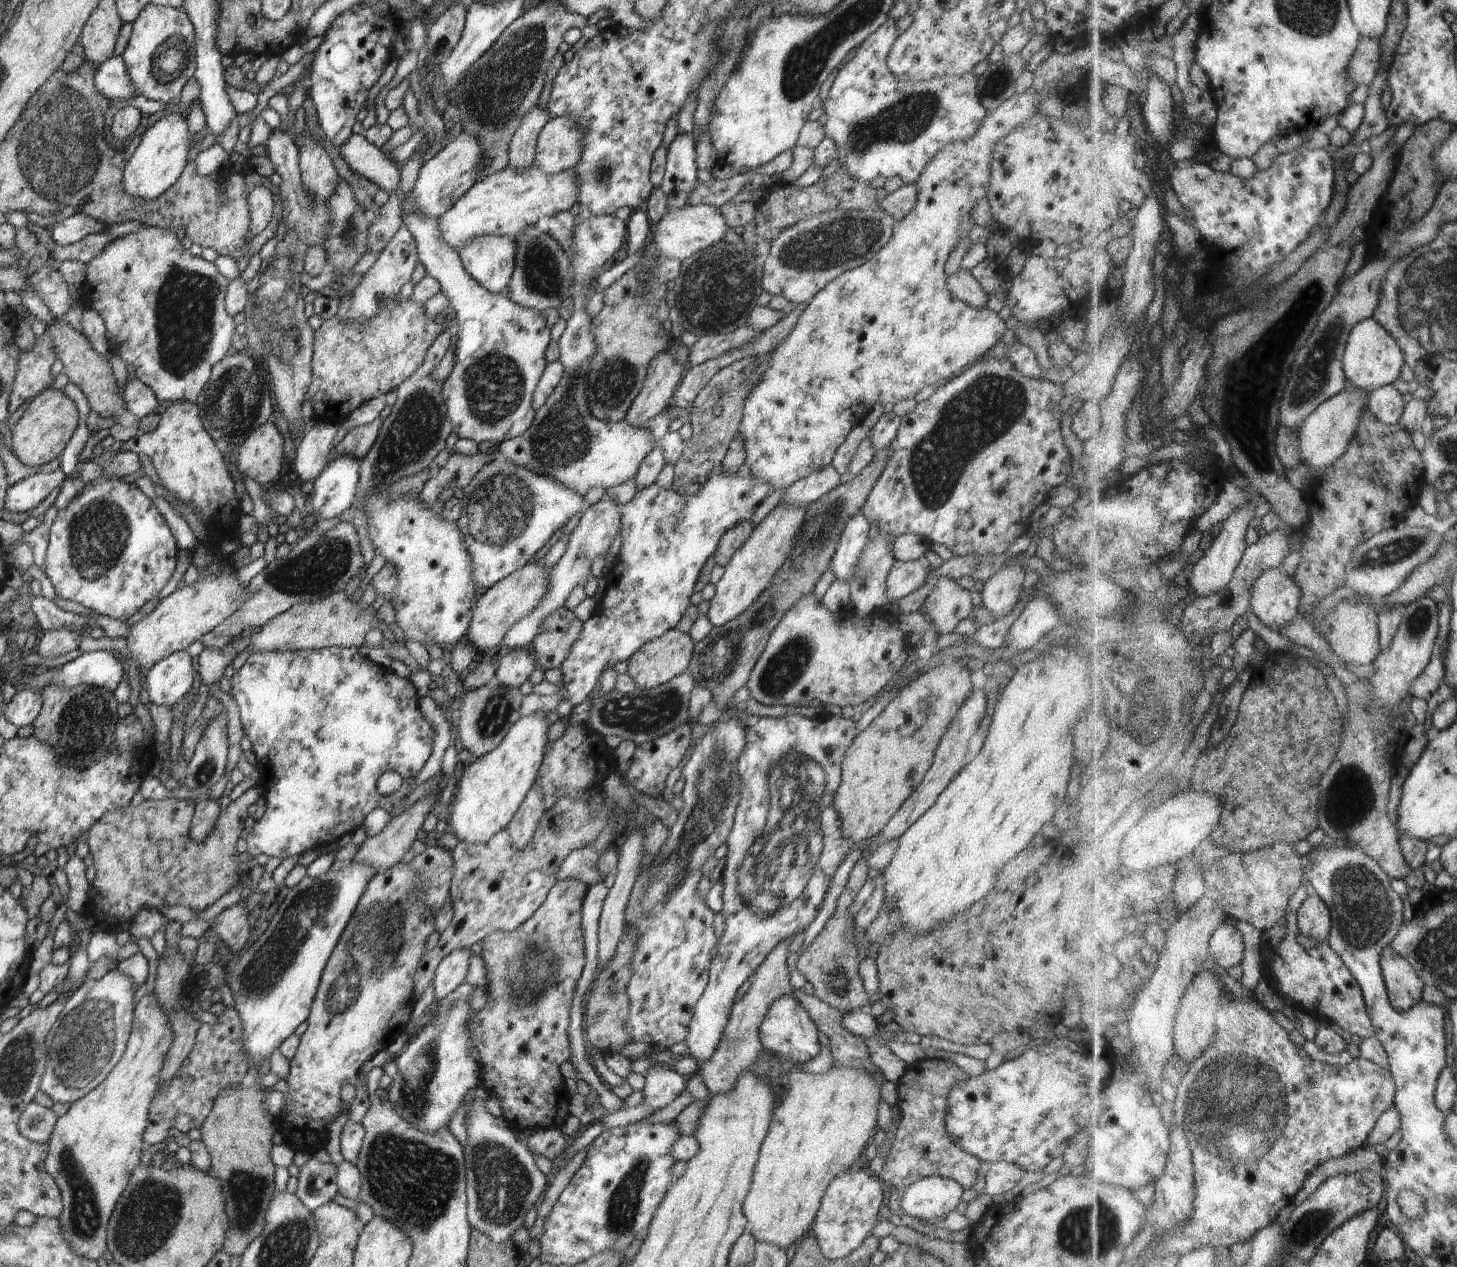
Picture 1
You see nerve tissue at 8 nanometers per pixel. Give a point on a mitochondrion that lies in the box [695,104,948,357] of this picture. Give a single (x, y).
(814, 251)

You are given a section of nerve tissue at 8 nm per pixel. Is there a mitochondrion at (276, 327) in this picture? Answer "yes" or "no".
yes

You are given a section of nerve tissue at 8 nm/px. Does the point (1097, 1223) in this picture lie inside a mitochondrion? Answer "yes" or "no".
yes

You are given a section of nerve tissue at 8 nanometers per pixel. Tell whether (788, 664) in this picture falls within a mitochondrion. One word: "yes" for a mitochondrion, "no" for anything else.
yes

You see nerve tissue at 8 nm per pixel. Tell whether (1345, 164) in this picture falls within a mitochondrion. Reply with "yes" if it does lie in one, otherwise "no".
no

